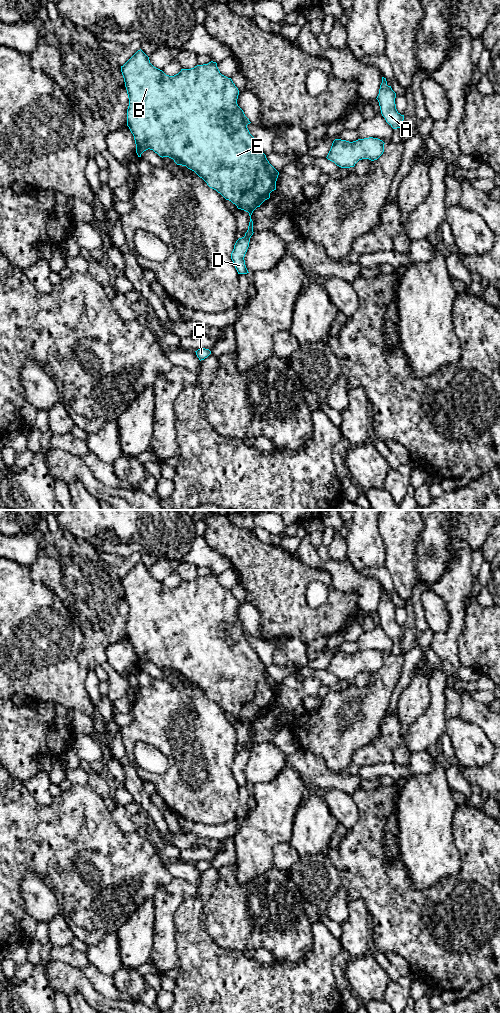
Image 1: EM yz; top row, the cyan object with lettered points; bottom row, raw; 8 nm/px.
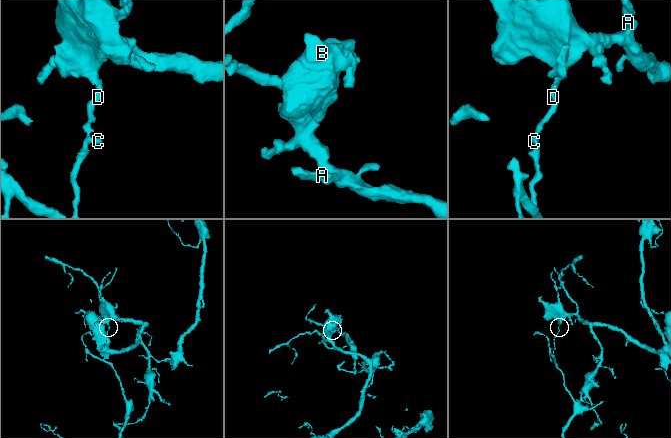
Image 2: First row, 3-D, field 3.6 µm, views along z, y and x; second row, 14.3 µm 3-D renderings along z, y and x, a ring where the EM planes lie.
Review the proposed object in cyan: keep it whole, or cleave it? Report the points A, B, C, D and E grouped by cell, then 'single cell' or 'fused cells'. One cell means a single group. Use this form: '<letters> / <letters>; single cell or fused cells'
A B E / C D; fused cells

